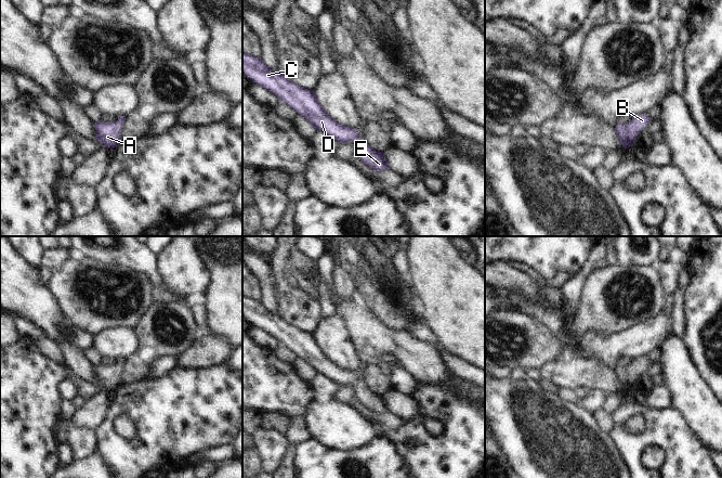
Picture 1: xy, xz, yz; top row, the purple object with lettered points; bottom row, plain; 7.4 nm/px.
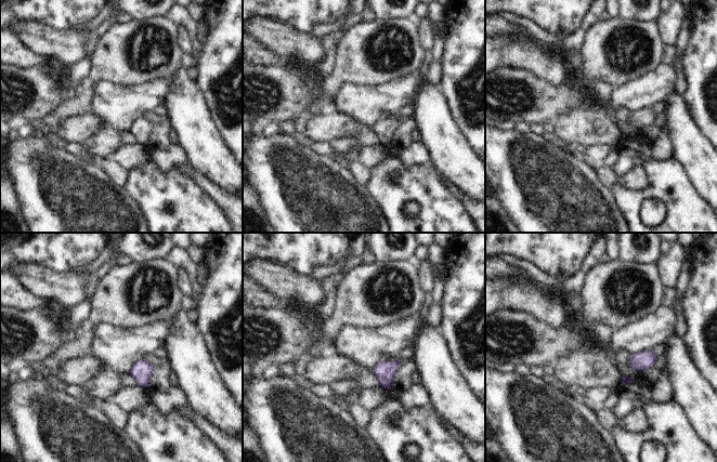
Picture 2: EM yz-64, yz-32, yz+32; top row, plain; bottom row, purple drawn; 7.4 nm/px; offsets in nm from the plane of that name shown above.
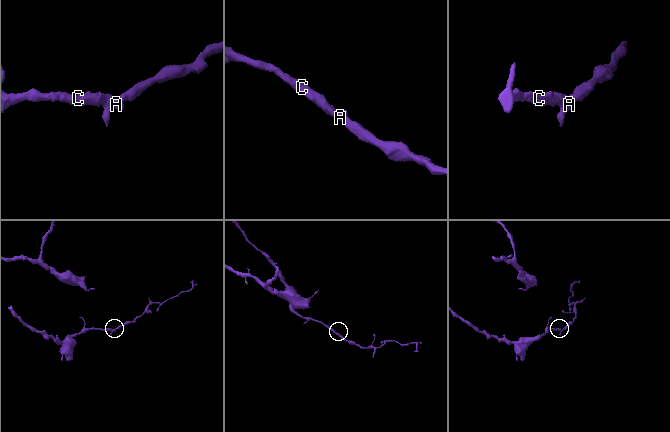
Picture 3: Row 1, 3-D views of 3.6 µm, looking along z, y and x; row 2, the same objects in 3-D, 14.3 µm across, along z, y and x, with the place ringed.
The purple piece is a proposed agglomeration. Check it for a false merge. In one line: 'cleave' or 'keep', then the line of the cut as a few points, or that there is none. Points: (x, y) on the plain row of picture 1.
keep; no cut

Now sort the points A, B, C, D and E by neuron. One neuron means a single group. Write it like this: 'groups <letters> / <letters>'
groups A B C D E

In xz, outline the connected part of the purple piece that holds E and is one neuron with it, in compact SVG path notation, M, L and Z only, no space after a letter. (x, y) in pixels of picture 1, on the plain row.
M242 294L242 313L248 321L272 336L307 362L312 369L324 374L341 387L352 385L364 406L373 414L391 412L383 395L369 389L364 380L359 380L358 372L345 370L328 358L314 334L307 333L284 319L279 313L270 311L262 301Z

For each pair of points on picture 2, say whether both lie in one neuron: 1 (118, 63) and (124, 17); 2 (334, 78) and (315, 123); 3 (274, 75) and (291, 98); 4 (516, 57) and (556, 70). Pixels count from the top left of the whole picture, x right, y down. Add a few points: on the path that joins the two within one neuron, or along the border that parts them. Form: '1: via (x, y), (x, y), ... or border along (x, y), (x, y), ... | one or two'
1: border along (132, 20), (116, 24) | two
2: border along (333, 109), (325, 114), (312, 116), (300, 123) | two
3: via (278, 80), (286, 93) | one
4: via (525, 57), (533, 57), (546, 66) | one

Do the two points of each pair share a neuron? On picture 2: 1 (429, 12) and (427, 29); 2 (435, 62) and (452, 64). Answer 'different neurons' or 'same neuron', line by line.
1: same neuron
2: different neurons

